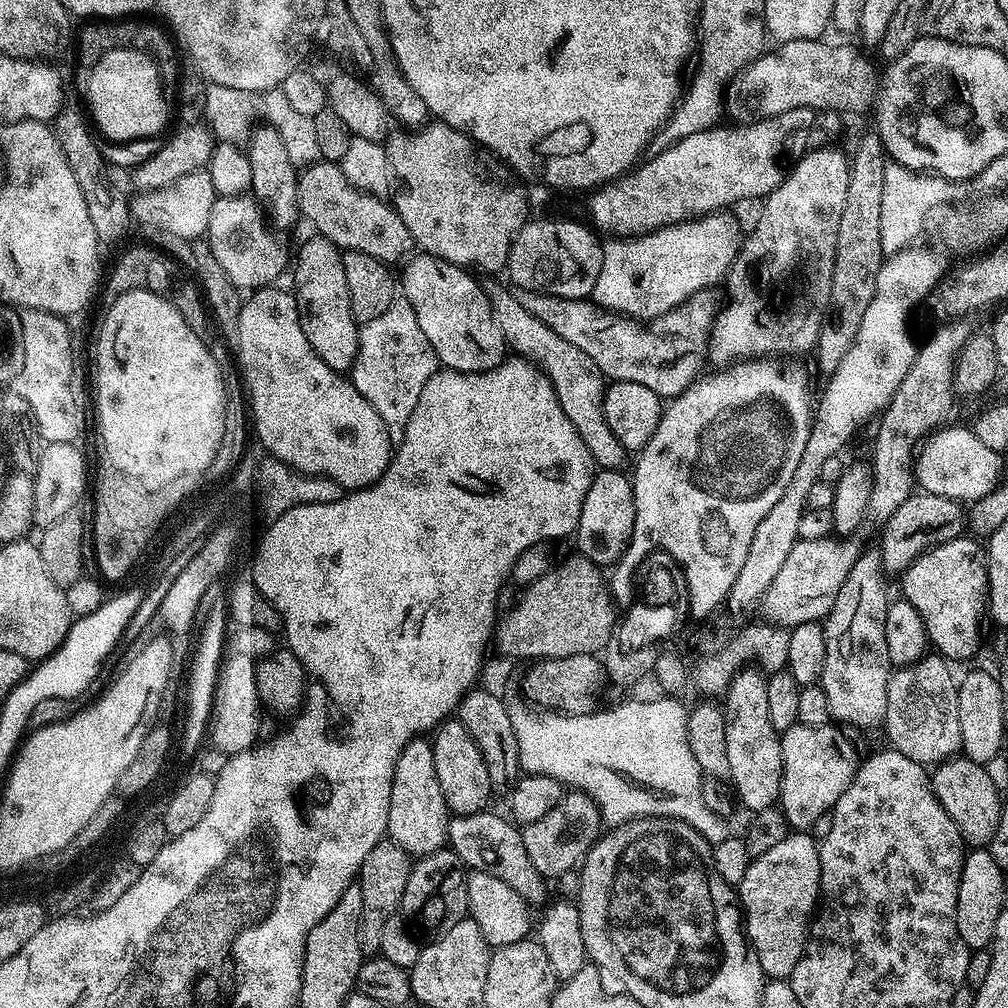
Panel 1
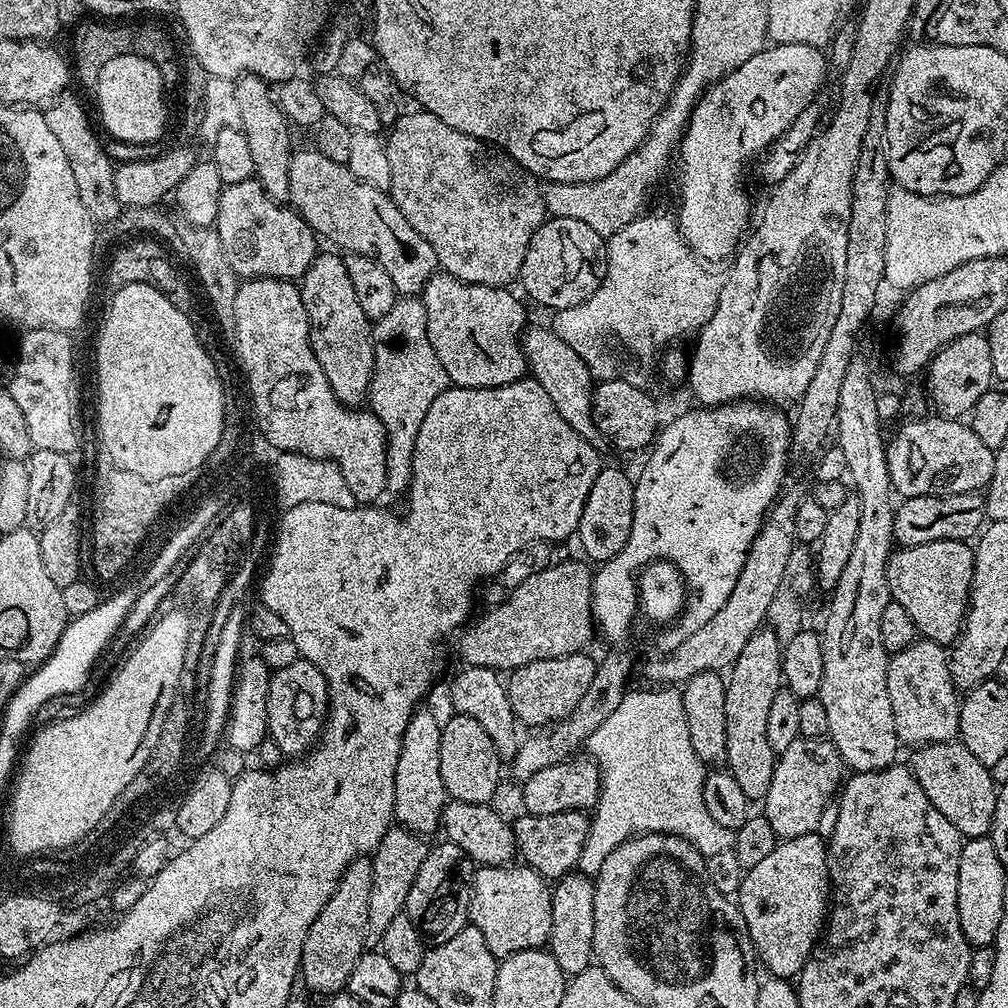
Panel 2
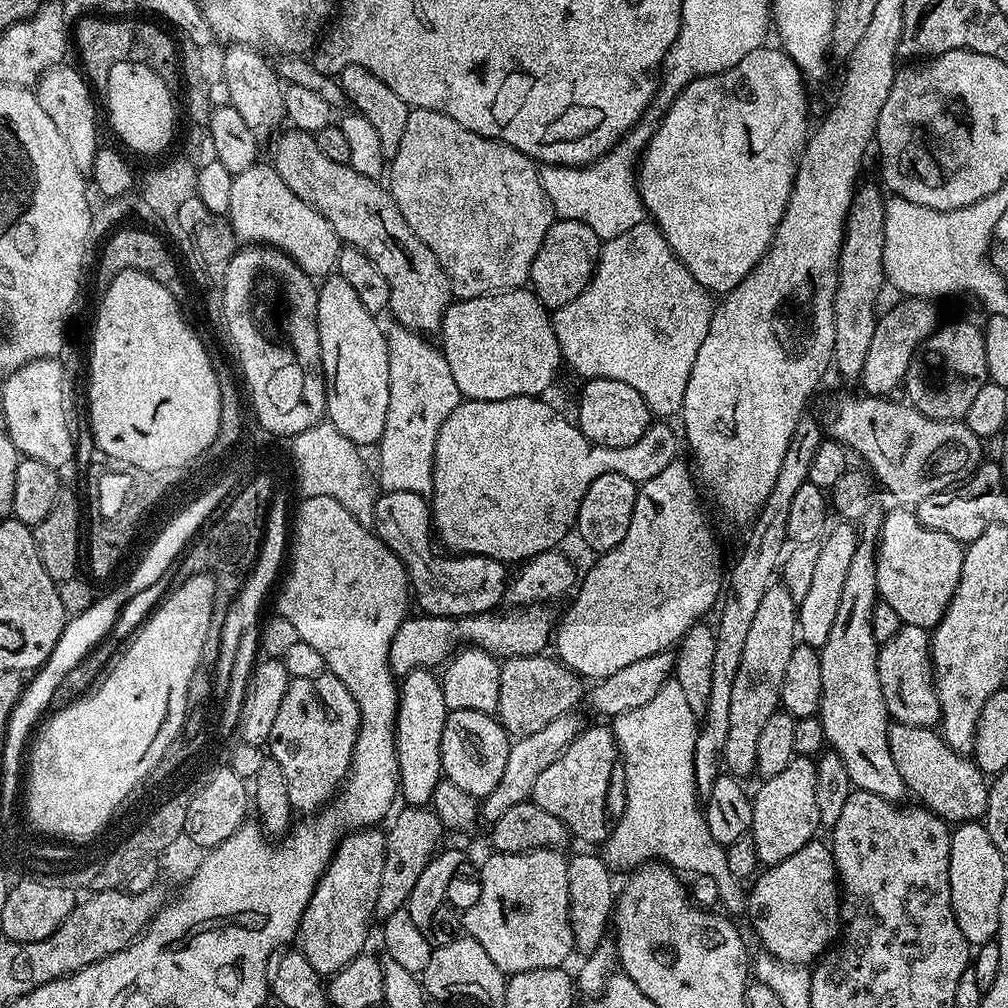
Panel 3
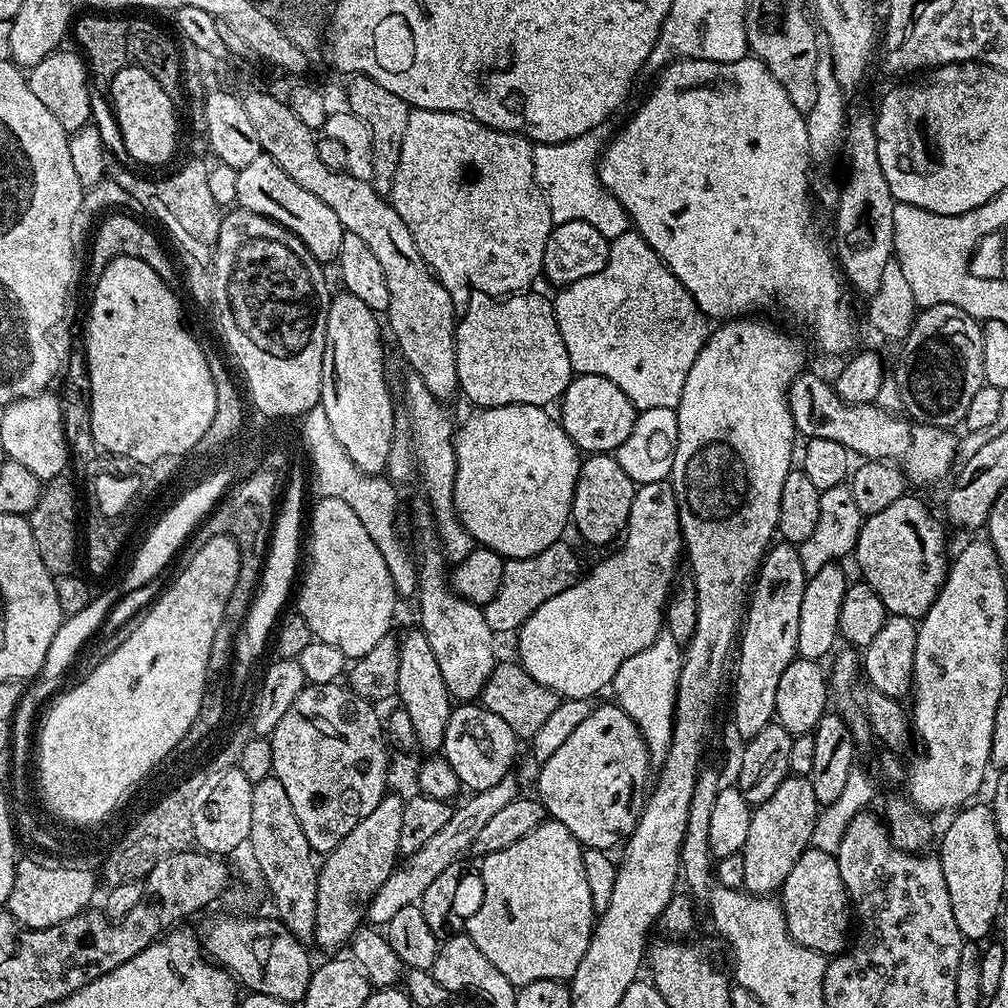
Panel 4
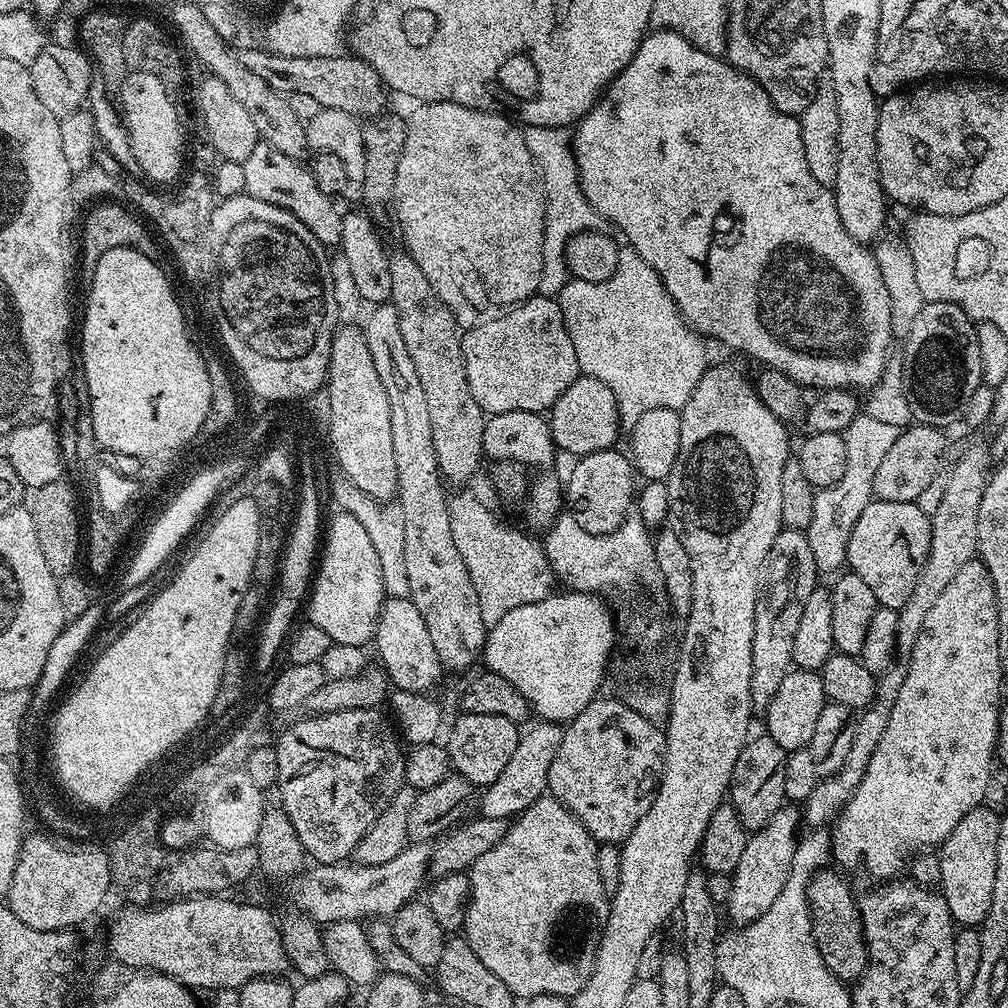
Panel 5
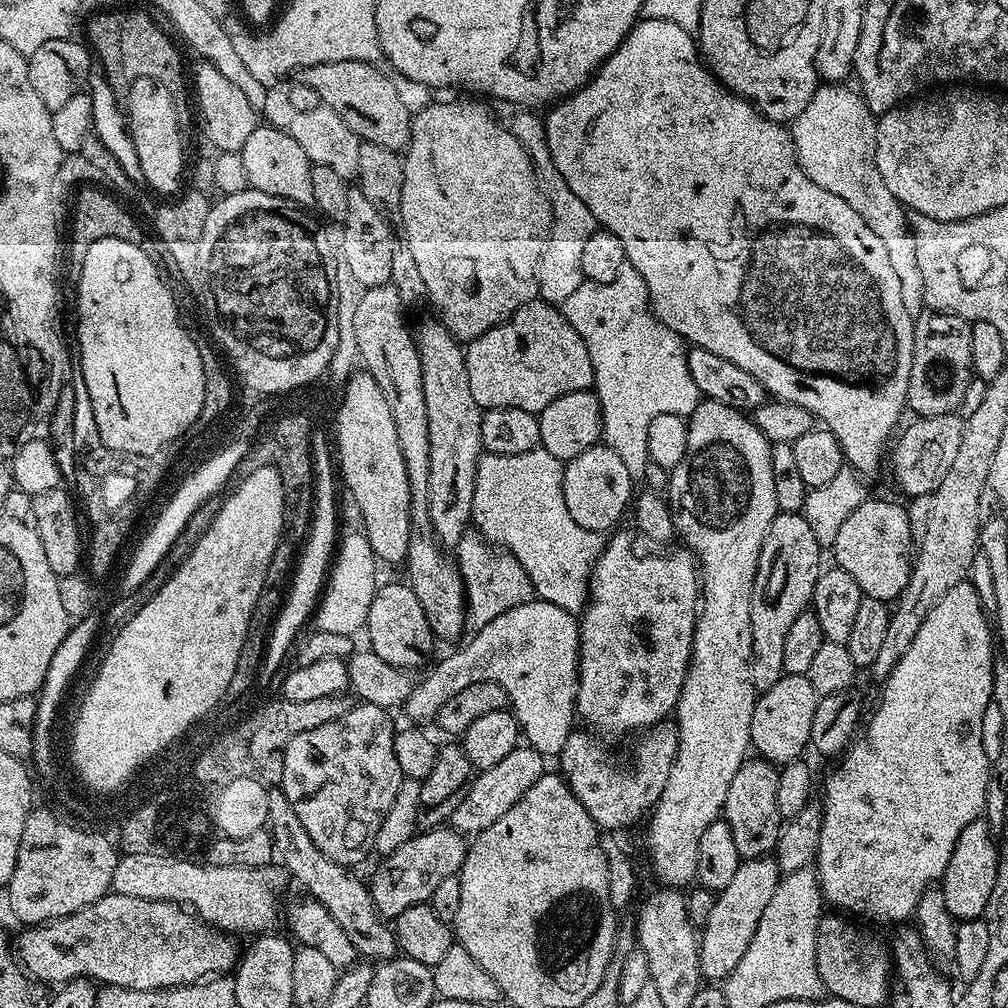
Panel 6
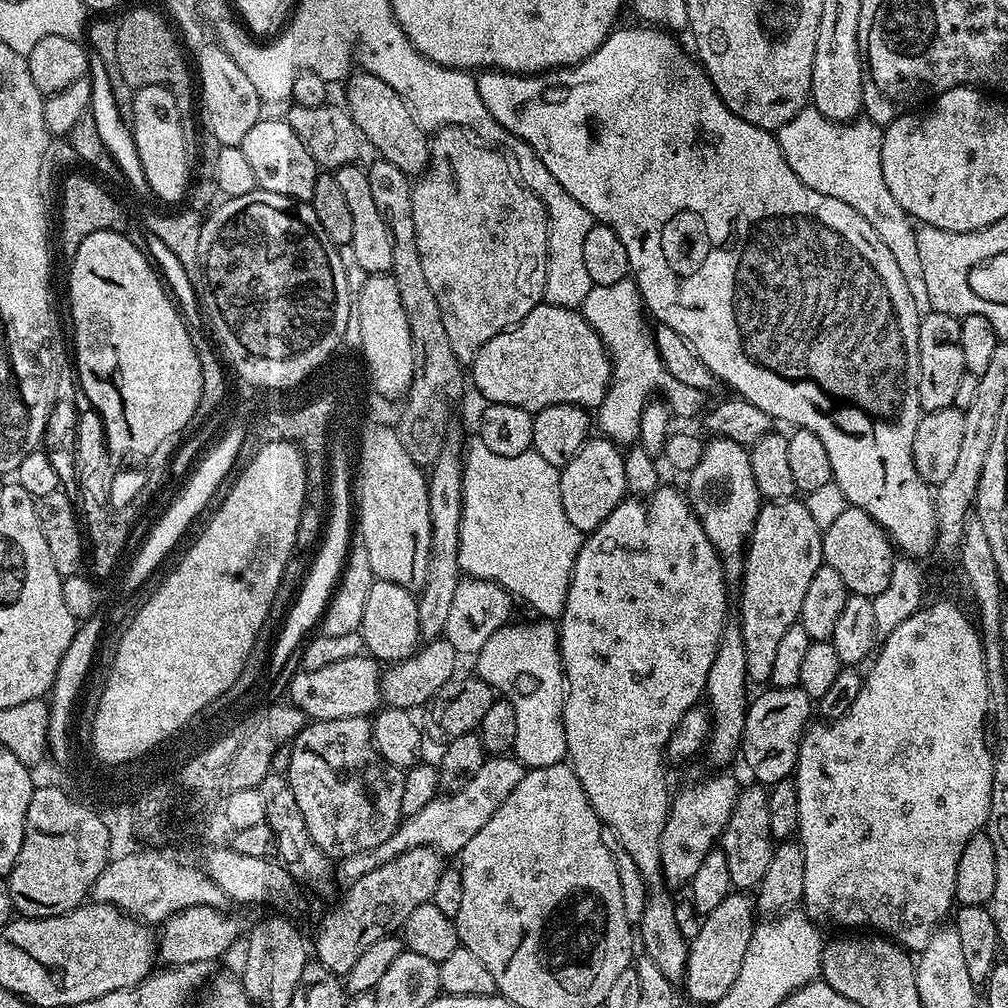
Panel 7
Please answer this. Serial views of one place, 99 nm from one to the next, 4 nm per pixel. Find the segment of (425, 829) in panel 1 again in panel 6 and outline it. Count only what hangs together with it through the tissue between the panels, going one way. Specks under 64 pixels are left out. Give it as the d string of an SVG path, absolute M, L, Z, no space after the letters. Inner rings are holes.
M407 582L381 583L377 587L370 602L367 631L367 647L374 654L378 654L382 662L390 662L390 666L405 670L416 670L419 664L429 663L428 655L432 652L432 644L434 645L432 627L426 618L426 610L422 610L422 602L418 602L414 590Z

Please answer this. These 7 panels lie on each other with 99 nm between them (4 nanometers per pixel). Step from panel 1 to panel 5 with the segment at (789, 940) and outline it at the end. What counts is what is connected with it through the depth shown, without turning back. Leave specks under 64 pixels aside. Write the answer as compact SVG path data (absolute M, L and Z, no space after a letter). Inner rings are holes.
M821 870L808 883L808 909L812 911L812 933L814 942L822 954L822 962L833 976L845 982L855 982L868 964L868 947L864 941L864 923L860 917L857 897L852 896L841 873Z

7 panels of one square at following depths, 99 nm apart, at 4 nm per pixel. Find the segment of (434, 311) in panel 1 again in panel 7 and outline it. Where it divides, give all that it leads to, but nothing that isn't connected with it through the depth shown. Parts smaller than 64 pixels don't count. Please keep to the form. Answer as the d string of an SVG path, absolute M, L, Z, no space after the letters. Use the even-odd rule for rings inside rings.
M541 302L534 310L530 310L530 314L526 314L526 318L522 318L520 324L516 324L513 328L509 328L507 332L490 338L490 342L486 342L486 346L482 346L482 350L478 350L478 354L472 359L470 365L471 387L473 384L473 386L485 396L485 401L493 404L505 404L506 406L518 406L522 410L526 410L533 414L540 412L546 406L558 406L559 404L577 404L579 408L585 410L599 409L602 398L606 398L606 390L611 382L612 361L608 358L608 350L605 348L602 338L598 338L598 334L590 326L590 322L586 322L583 311L574 308L554 306L547 302Z

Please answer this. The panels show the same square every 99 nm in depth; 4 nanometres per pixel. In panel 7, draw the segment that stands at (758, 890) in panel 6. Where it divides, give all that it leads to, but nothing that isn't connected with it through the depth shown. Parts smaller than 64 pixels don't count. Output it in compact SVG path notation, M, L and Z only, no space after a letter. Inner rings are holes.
M733 890L701 919L698 938L688 945L688 962L682 981L682 987L694 1003L714 1006L728 993L730 986L734 986L734 978L738 978L738 970L742 970L742 958L746 958L746 946L750 946L752 932L758 923L752 912L753 897Z

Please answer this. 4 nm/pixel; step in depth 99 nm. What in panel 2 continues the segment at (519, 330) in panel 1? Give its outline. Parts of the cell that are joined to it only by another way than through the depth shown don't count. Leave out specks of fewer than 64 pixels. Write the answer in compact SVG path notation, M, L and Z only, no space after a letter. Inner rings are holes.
M546 326L527 327L521 335L521 344L531 377L536 379L549 395L558 414L579 436L589 440L595 448L603 449L606 441L593 418L593 390L596 384L586 362Z

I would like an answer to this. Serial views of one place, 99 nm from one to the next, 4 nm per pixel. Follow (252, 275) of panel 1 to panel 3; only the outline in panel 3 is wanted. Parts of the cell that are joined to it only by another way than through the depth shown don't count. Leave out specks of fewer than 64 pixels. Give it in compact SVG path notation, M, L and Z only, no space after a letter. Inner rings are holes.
M258 162L250 166L250 170L233 175L226 219L237 241L285 252L307 276L323 278L336 272L342 241L338 234L334 234L334 226L330 226L314 206L306 206L306 202L302 202L286 182L282 182L271 163Z

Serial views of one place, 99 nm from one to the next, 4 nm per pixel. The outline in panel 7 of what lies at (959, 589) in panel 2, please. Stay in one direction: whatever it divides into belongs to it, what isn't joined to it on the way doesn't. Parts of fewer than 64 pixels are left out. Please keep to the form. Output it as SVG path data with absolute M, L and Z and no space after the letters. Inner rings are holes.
M848 506L828 529L822 532L824 563L834 566L846 582L849 593L876 597L889 586L892 568L898 563L898 552L891 536L870 514L860 508Z

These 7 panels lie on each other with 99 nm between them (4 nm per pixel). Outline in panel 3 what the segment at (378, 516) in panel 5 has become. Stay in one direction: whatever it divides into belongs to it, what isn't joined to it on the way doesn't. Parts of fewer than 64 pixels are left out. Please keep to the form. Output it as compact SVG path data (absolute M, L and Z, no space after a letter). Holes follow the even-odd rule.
M321 422L314 430L296 440L294 454L290 457L295 466L292 475L303 499L328 497L337 501L344 510L349 510L354 519L364 527L371 527L373 508L378 497L375 481L359 454L359 447L339 433L333 424Z

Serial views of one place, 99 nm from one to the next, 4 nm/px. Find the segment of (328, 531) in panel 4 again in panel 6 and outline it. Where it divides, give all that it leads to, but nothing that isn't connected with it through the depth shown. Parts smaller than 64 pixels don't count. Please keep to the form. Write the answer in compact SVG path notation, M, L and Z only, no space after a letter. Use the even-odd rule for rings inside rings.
M356 530L345 540L343 537L339 541L330 565L326 587L318 601L319 631L352 636L359 628L361 631L362 626L367 625L370 602L378 587L376 567L376 555L373 554L370 542L364 537L363 531Z

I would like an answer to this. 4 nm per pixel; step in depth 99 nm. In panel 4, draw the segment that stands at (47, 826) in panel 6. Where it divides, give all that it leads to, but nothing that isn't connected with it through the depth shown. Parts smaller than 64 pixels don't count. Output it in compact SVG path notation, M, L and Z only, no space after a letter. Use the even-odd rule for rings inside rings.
M29 862L21 864L20 876L17 877L15 892L6 905L13 921L21 929L49 928L74 918L89 907L88 904L97 892L91 888L91 877L87 873L69 871L50 864Z

